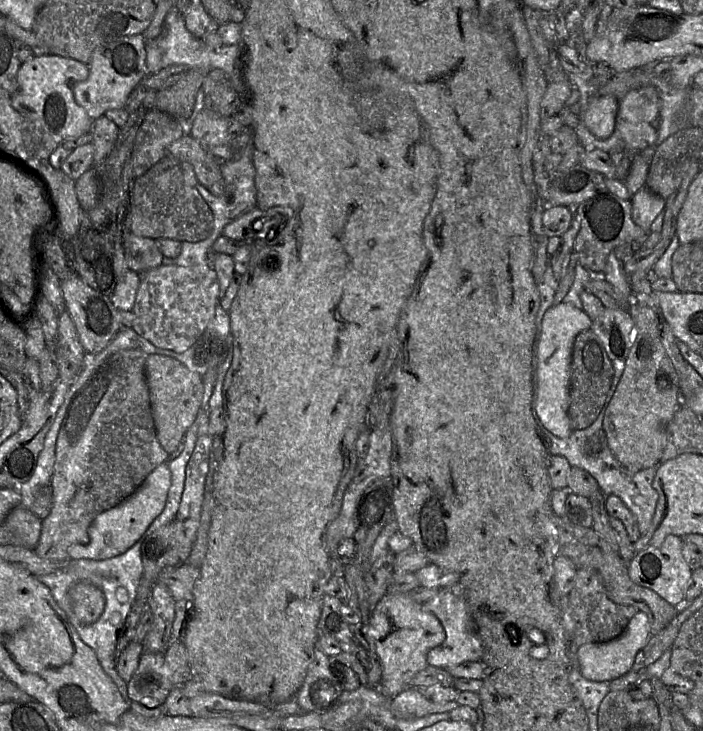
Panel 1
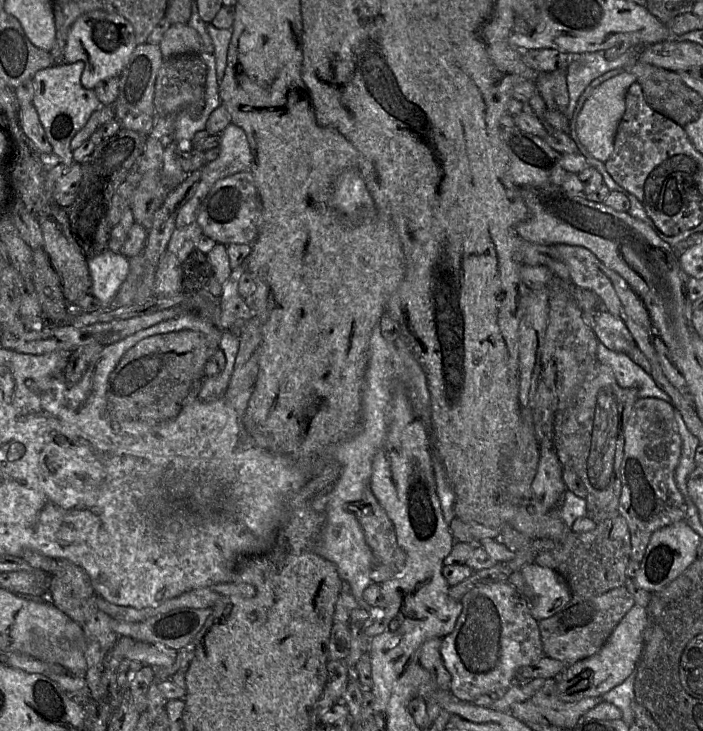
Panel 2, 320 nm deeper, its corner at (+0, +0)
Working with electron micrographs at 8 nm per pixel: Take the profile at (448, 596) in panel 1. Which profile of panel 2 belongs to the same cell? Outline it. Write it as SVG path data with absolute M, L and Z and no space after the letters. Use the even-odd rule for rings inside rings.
M495 582L487 583L473 588L463 596L460 602L462 605L461 614L457 619L454 630L450 634L442 638L442 644L440 649L444 665L451 675L450 691L453 693L453 695L455 695L458 699L462 701L473 703L476 698L483 694L488 694L491 692L505 692L511 686L521 685L523 682L525 682L517 681L517 679L519 678L519 669L524 666L534 664L544 656L540 631L538 627L539 621L536 621L531 615L529 601L526 599L526 597L507 582Z

